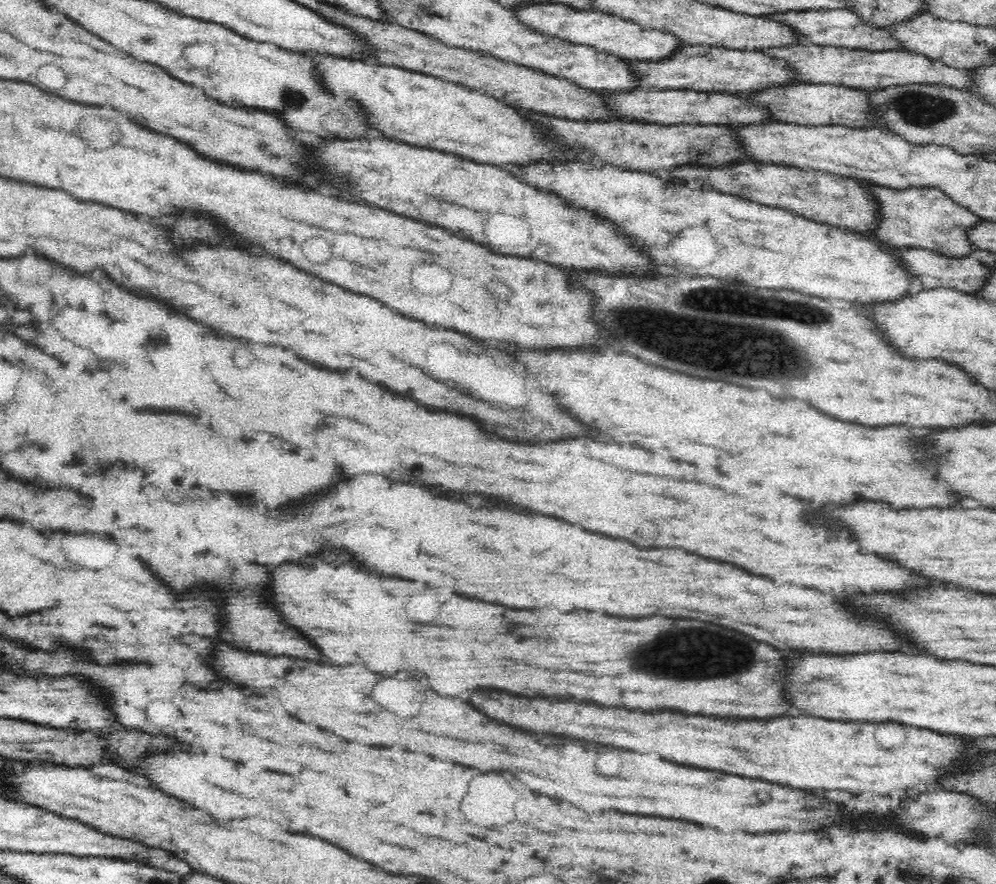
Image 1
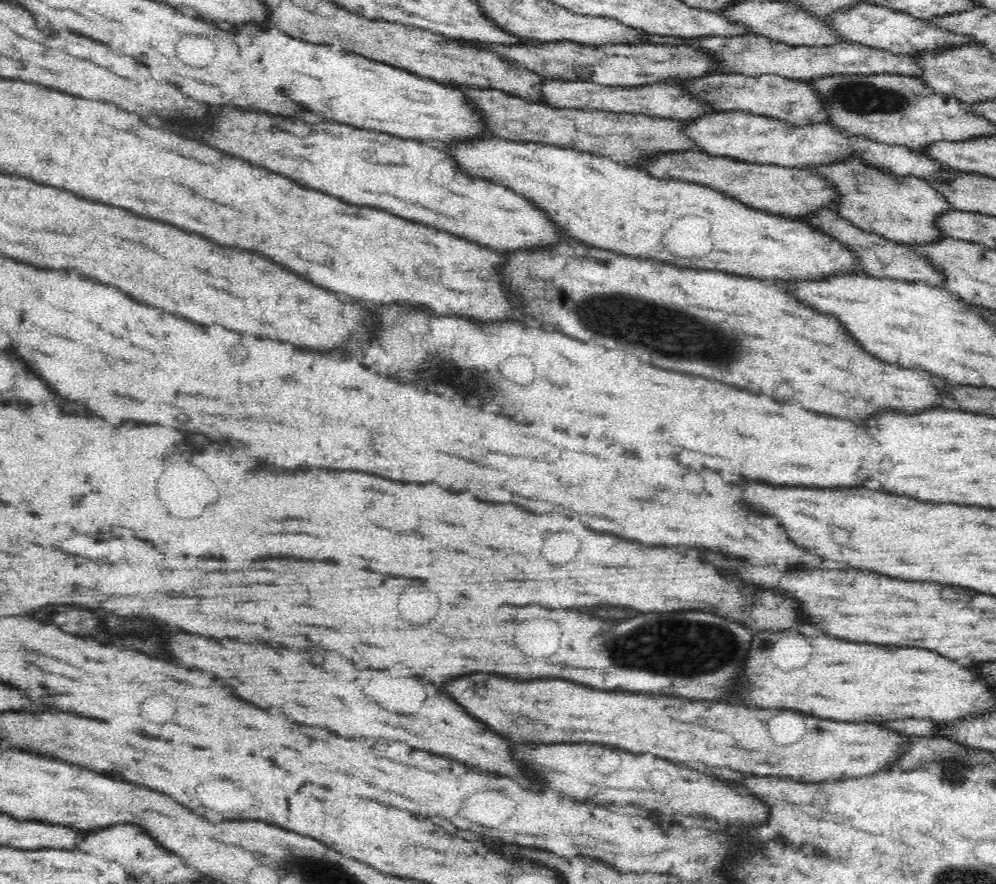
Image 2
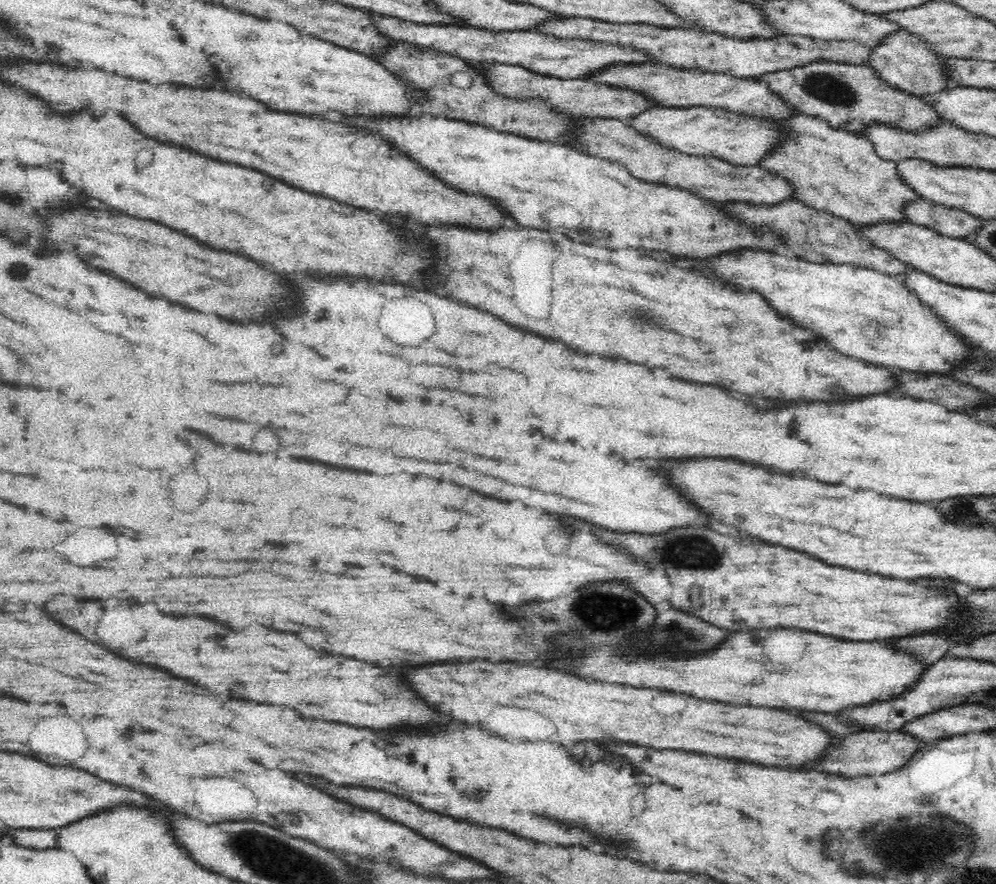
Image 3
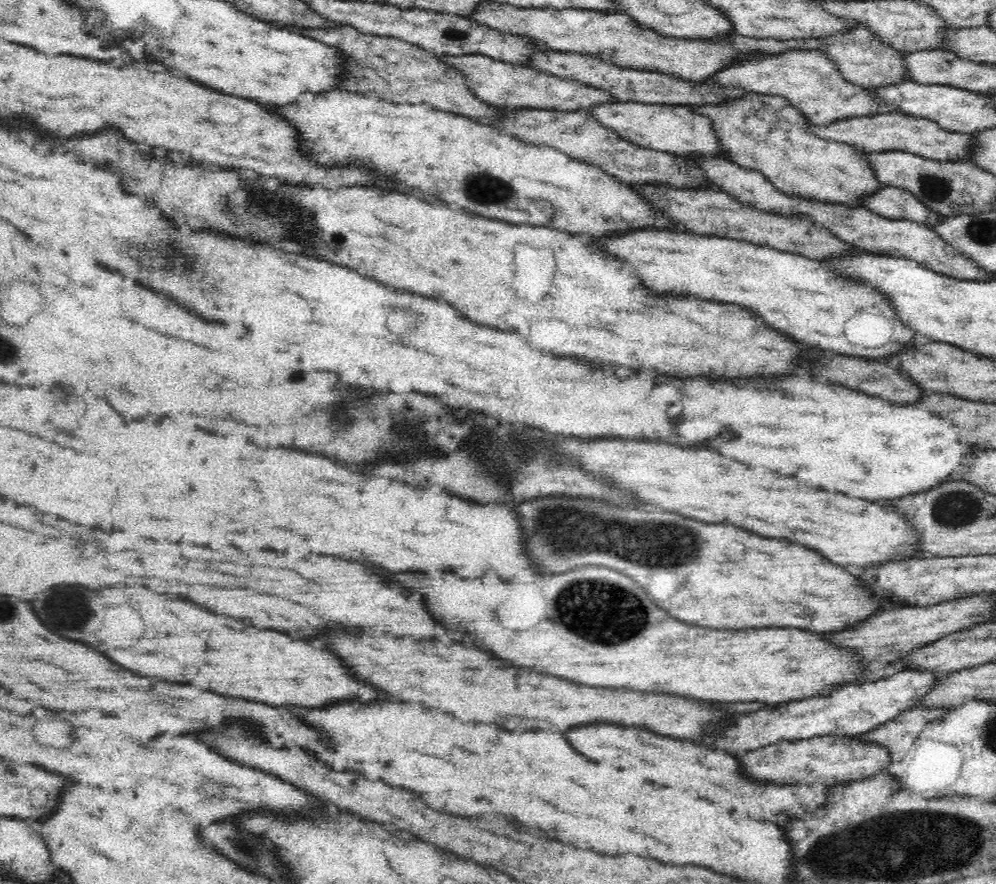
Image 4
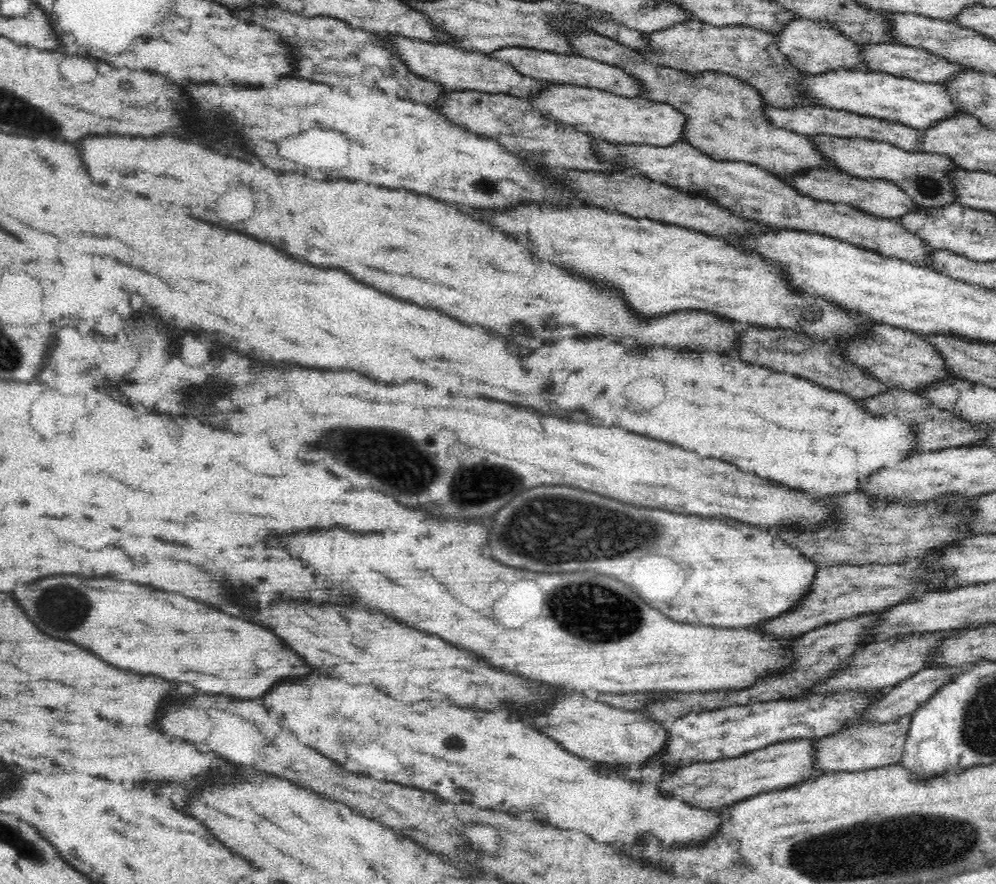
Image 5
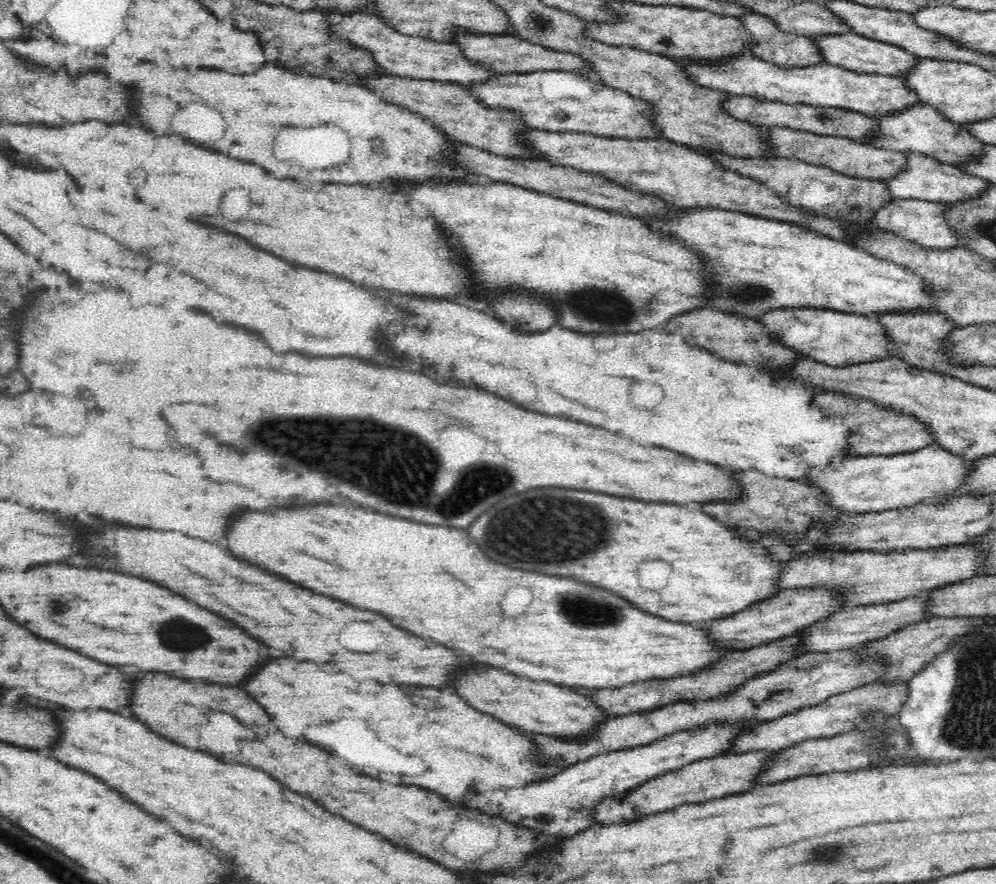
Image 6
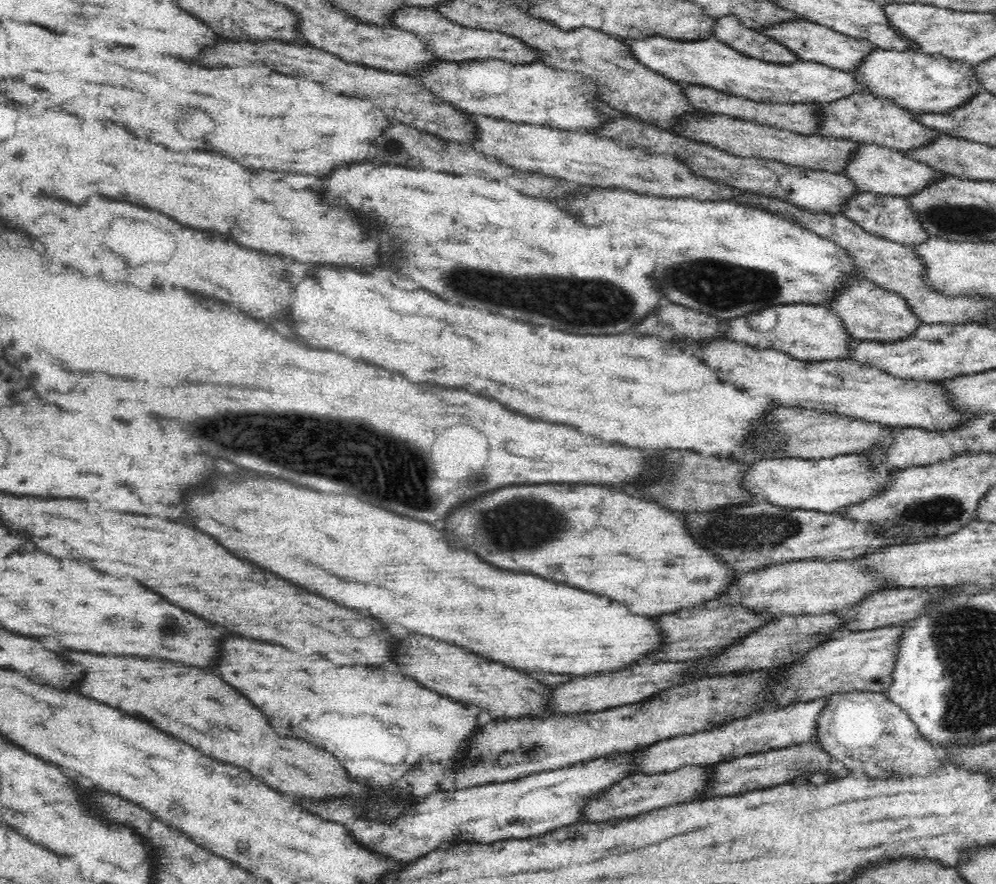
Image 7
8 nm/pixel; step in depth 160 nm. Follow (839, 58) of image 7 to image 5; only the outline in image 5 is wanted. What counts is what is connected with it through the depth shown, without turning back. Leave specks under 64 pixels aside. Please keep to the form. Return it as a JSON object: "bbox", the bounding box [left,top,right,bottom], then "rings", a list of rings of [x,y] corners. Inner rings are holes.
{"bbox":[859,42,972,84],"rings":[[[894,42],[891,45],[885,44],[864,44],[863,45],[864,66],[859,70],[882,71],[897,77],[911,78],[918,82],[944,84],[958,78],[958,74],[968,73],[972,68],[960,63],[955,63],[929,50],[902,45]]]}

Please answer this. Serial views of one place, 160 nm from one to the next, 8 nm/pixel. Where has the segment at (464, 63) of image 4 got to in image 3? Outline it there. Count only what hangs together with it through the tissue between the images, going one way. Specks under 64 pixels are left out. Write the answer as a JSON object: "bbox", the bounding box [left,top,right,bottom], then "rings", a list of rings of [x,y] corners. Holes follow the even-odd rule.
{"bbox":[484,63,660,120],"rings":[[[488,63],[484,77],[492,83],[492,87],[510,98],[542,99],[564,113],[580,115],[590,118],[610,118],[629,120],[640,116],[646,110],[656,108],[660,104],[647,94],[632,89],[608,85],[608,83],[592,81],[590,79],[570,79],[548,77],[521,66]]]}

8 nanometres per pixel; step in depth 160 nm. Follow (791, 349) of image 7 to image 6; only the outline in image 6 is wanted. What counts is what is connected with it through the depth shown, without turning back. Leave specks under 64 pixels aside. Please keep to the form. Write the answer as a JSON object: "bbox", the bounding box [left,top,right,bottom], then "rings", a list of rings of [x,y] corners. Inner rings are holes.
{"bbox":[760,307,896,367],"rings":[[[784,307],[763,313],[760,321],[766,325],[770,337],[782,341],[792,349],[802,351],[810,359],[832,367],[846,367],[876,363],[896,356],[896,345],[886,325],[876,317],[856,313],[842,313],[814,307]]]}

